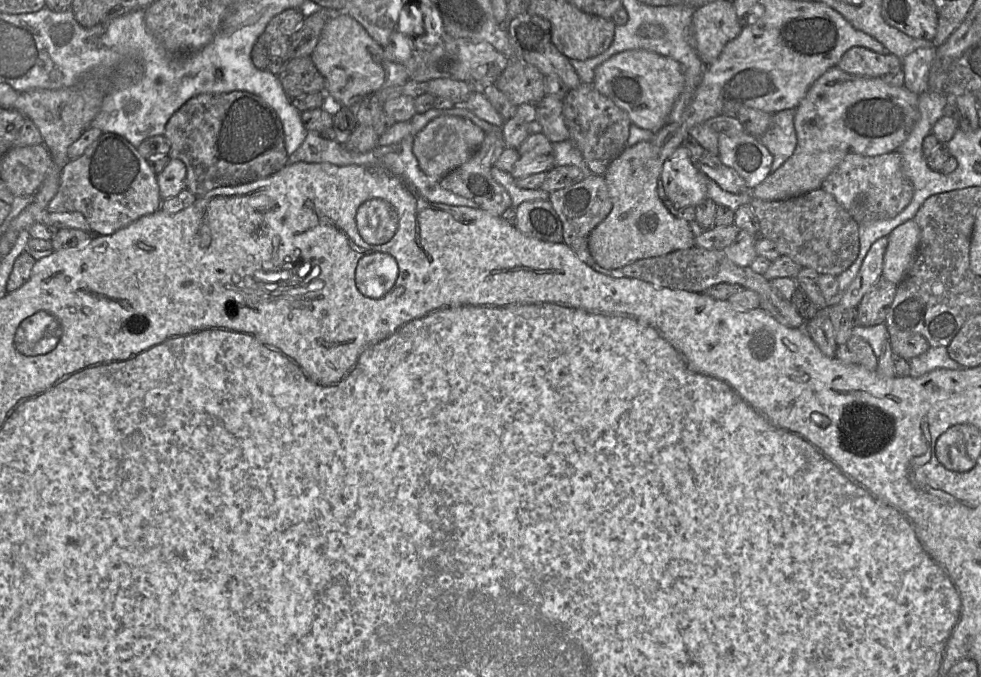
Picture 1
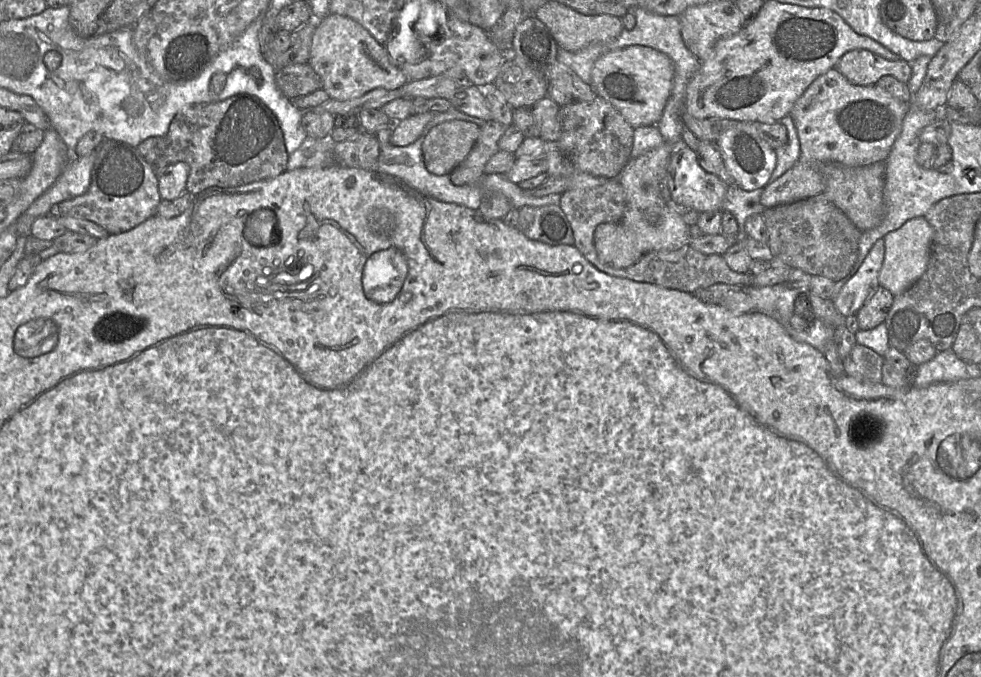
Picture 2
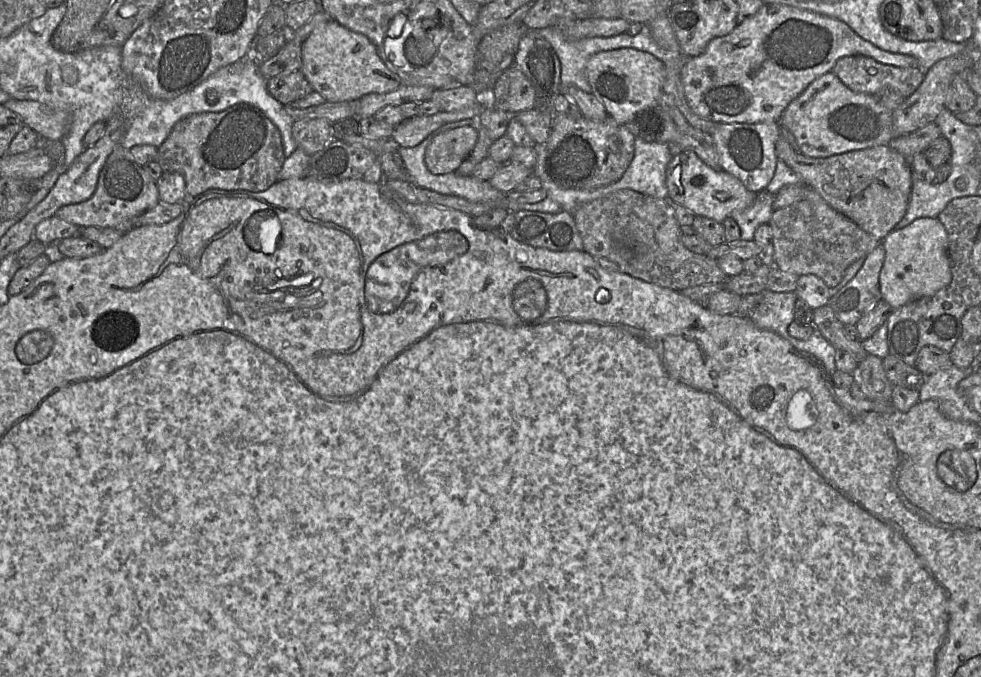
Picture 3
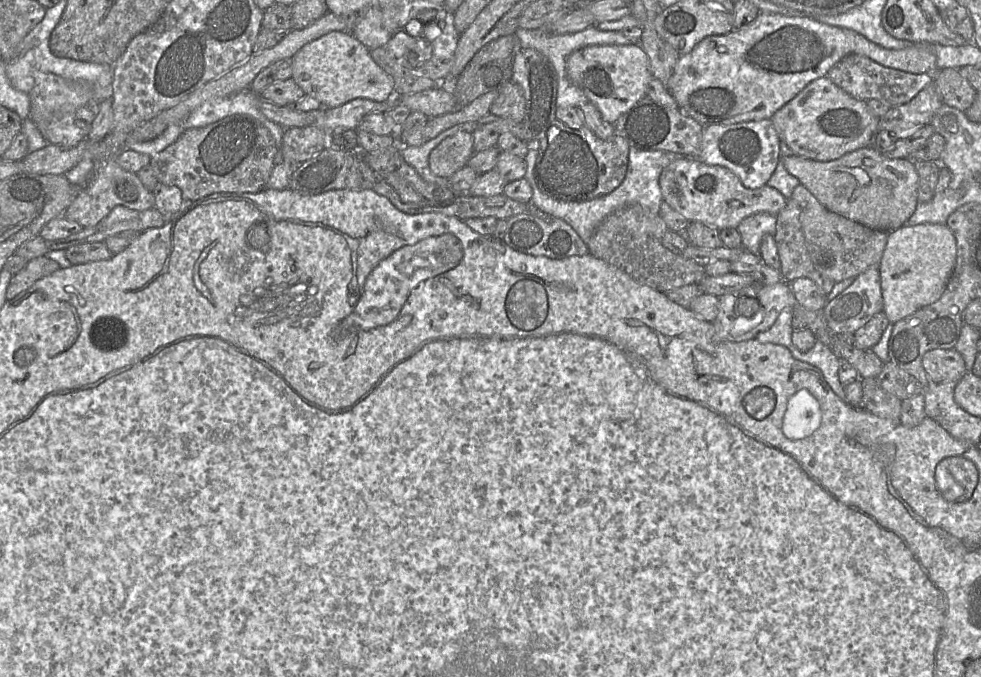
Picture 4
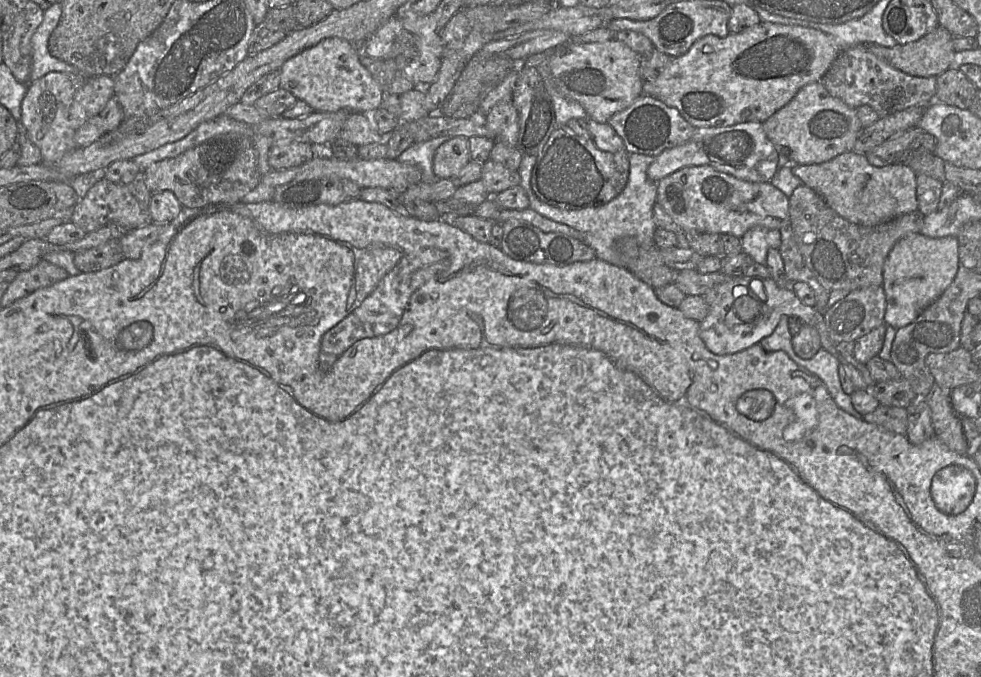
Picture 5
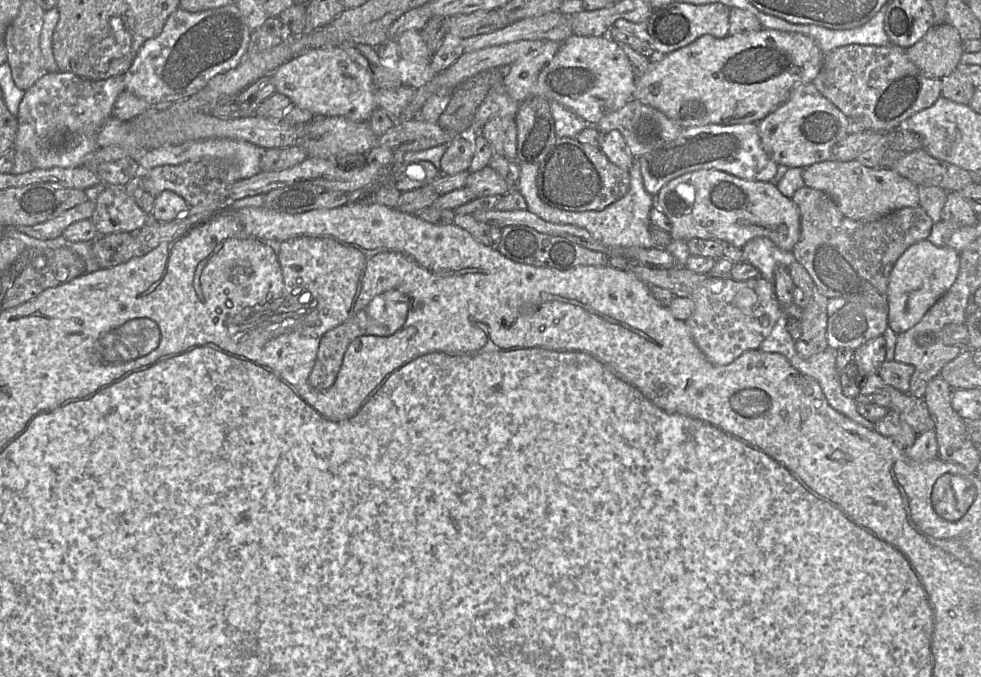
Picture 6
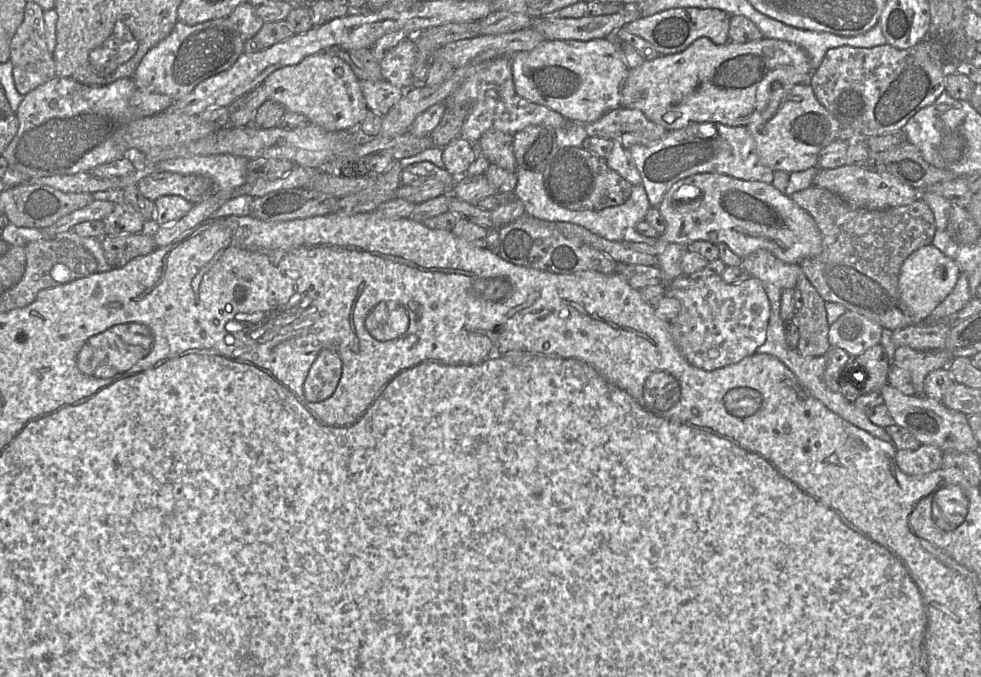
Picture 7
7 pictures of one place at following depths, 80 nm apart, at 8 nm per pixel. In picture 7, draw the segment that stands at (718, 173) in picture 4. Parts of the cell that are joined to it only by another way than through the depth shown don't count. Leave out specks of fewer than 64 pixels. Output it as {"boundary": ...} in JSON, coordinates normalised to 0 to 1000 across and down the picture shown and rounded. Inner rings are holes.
{"boundary":[[[729,256],[708,257],[686,272],[670,309],[679,326],[679,338],[673,347],[677,359],[690,359],[698,365],[707,356],[721,356],[729,362],[739,359],[756,383],[772,369],[780,368],[803,390],[814,390],[838,371],[838,349],[827,318],[786,270],[759,267]]]}

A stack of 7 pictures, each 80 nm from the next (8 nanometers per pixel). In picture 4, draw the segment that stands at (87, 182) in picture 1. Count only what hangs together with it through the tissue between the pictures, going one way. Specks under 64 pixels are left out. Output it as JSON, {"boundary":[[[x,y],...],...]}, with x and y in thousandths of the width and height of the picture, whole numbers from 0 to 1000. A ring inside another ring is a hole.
{"boundary":[[[109,236],[98,253],[91,270],[85,276],[73,300],[65,312],[64,319],[76,326],[85,337],[94,337],[108,322],[119,304],[146,312],[157,306],[158,291],[143,267],[139,256],[125,250],[118,236]]]}

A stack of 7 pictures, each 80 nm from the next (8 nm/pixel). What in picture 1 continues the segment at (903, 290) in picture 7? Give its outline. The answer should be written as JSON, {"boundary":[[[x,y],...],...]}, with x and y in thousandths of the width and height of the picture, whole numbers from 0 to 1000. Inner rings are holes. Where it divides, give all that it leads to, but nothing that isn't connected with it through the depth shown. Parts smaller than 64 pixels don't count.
{"boundary":[[[928,323],[913,335],[904,353],[899,409],[915,421],[924,408],[932,383],[938,355],[938,337],[932,323]]]}

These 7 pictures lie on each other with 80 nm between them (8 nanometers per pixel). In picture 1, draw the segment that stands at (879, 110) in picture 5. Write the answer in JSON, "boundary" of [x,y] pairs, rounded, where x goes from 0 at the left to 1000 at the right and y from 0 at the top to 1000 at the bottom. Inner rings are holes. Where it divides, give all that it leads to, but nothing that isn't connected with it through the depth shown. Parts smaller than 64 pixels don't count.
{"boundary":[[[872,68],[859,80],[852,97],[864,109],[890,115],[918,103],[919,90],[908,78],[897,80]]]}

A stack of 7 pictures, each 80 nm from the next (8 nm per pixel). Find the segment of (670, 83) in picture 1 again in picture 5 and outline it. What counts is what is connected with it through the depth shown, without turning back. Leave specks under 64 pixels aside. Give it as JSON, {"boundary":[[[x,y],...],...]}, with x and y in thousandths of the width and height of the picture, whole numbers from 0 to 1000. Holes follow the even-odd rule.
{"boundary":[[[629,59],[604,64],[579,61],[560,77],[560,100],[566,131],[573,142],[588,149],[597,164],[598,174],[612,182],[619,180],[655,139],[653,89],[653,81]]]}

